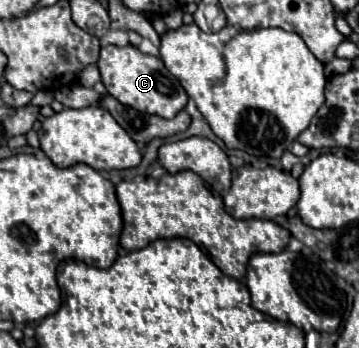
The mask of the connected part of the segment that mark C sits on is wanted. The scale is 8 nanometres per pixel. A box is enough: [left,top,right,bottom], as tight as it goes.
[97,45,189,119]

